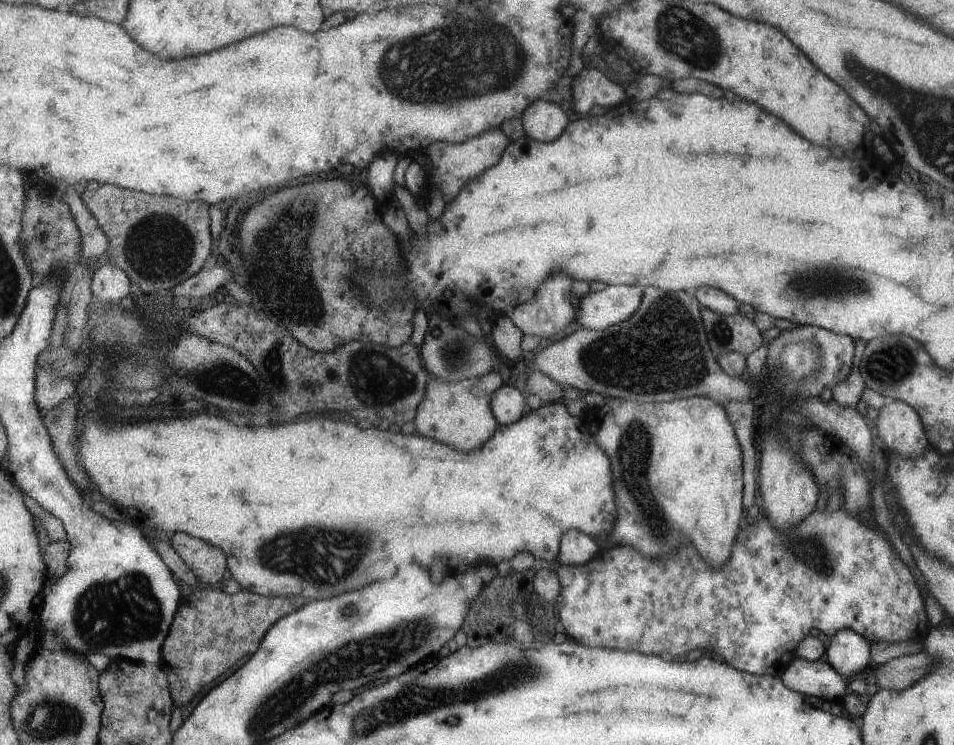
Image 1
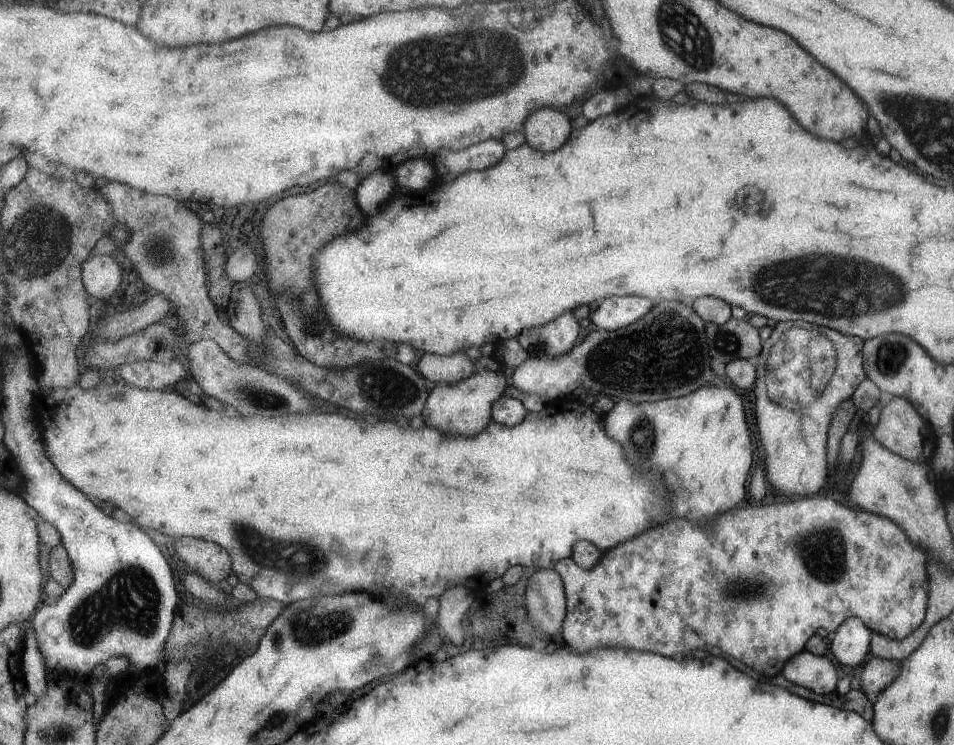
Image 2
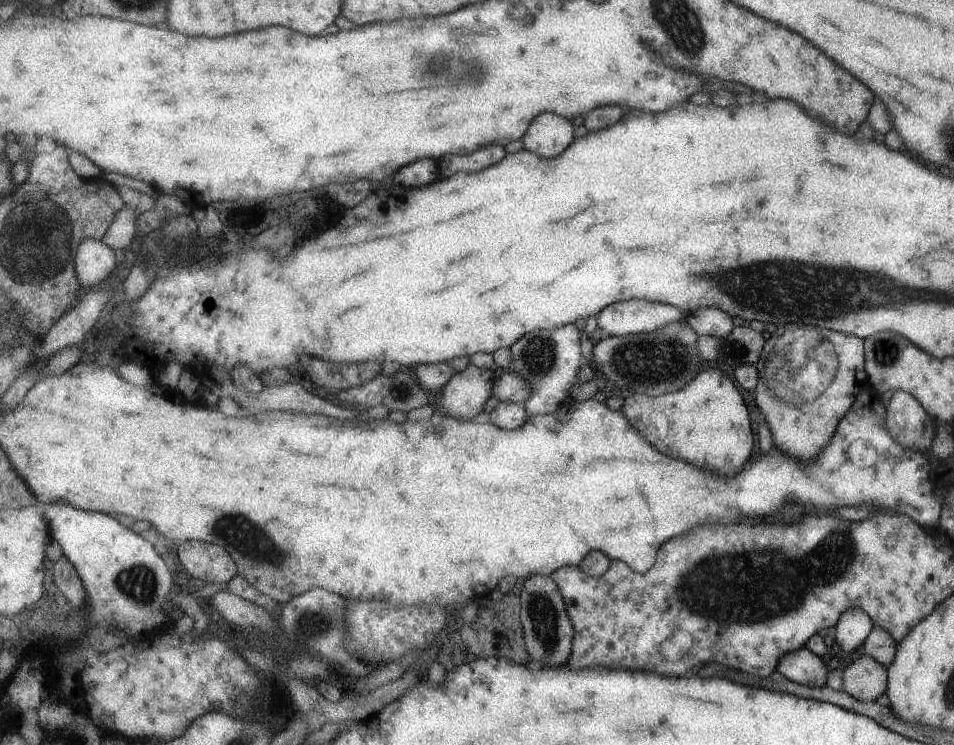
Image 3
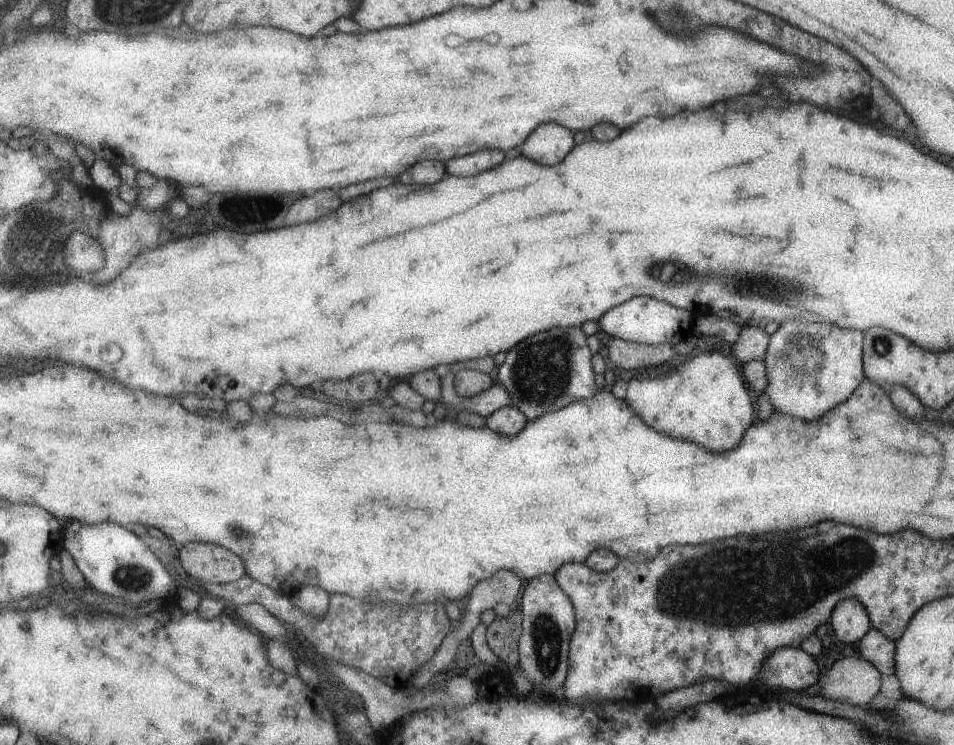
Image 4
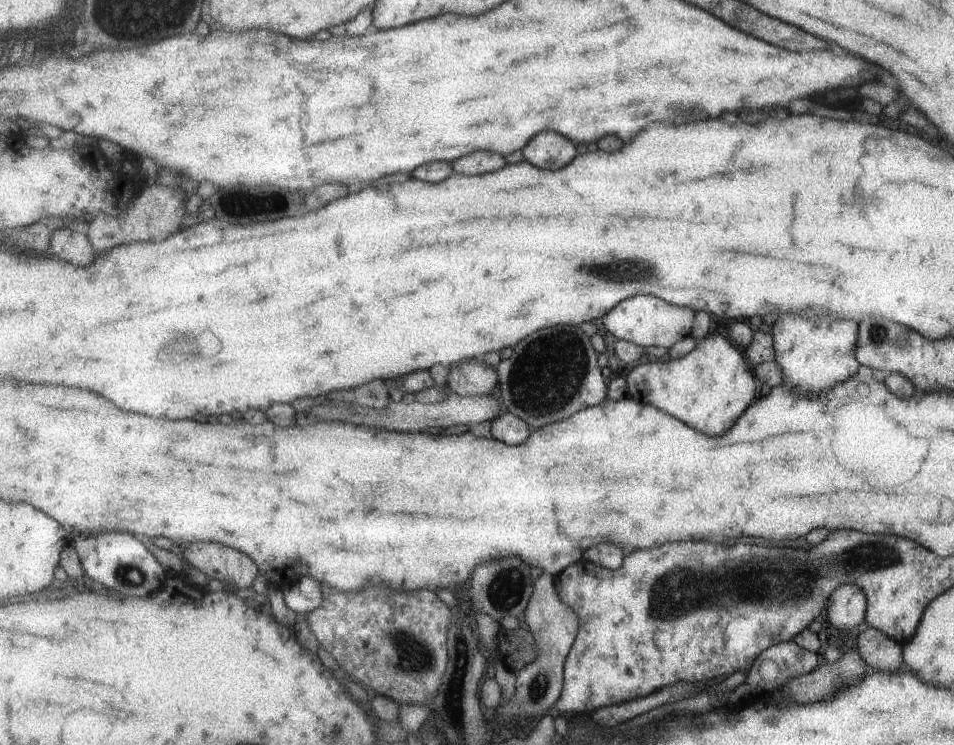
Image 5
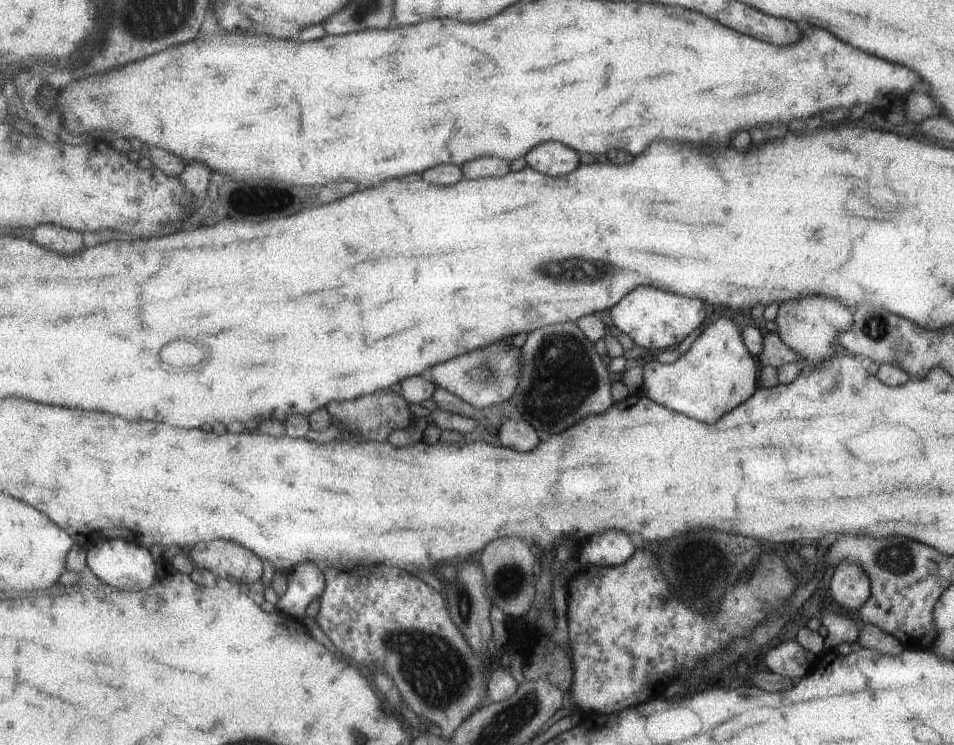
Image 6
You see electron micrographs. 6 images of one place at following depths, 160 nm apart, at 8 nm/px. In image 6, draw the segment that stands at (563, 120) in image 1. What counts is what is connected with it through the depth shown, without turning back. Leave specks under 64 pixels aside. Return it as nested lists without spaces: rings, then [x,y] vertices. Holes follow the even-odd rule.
[[[543,142],[527,154],[529,164],[549,176],[569,174],[579,168],[581,156],[577,150],[561,144],[561,142]]]

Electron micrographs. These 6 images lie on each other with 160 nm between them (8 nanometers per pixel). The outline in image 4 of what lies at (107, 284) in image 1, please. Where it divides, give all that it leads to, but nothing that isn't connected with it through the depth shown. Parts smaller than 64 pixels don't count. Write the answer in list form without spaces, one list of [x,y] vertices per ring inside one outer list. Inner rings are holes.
[[[77,231],[66,246],[67,264],[77,272],[97,272],[105,268],[106,250],[97,235]]]

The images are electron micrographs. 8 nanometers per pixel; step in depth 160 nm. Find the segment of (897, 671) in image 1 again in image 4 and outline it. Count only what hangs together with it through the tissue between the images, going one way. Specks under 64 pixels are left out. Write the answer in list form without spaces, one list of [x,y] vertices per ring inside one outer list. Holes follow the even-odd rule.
[[[847,656],[831,663],[828,670],[821,668],[818,678],[821,691],[817,695],[851,704],[851,706],[863,706],[879,692],[880,675],[880,672],[868,660]]]

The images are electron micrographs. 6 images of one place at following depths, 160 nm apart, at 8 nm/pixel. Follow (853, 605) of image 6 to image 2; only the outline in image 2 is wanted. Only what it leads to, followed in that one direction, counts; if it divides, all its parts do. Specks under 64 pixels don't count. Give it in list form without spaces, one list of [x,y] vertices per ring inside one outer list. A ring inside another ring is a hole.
[[[846,618],[843,624],[834,630],[829,651],[839,664],[853,668],[867,656],[869,636],[872,634],[860,618]]]

